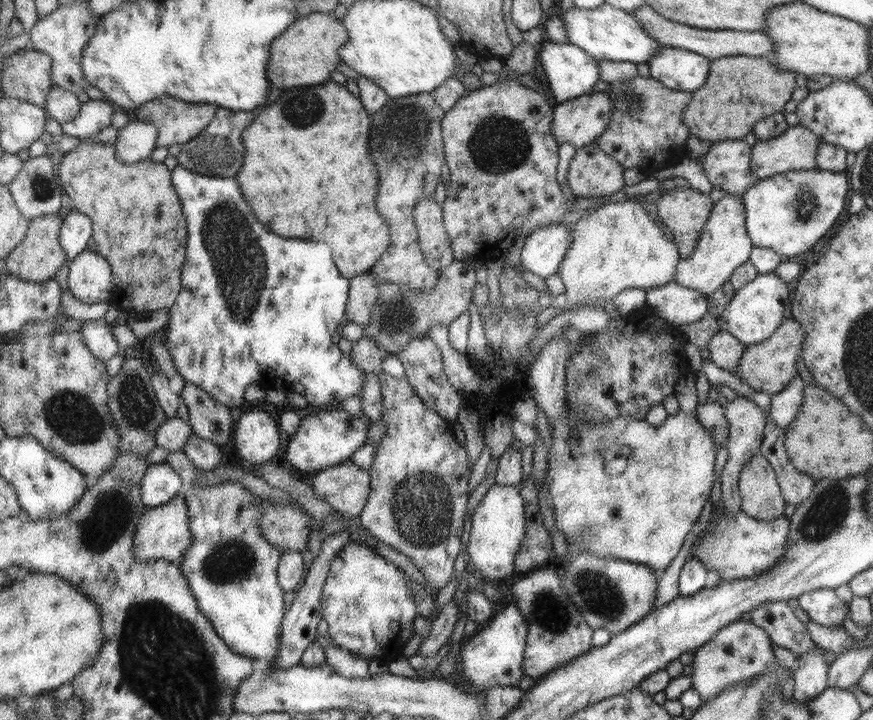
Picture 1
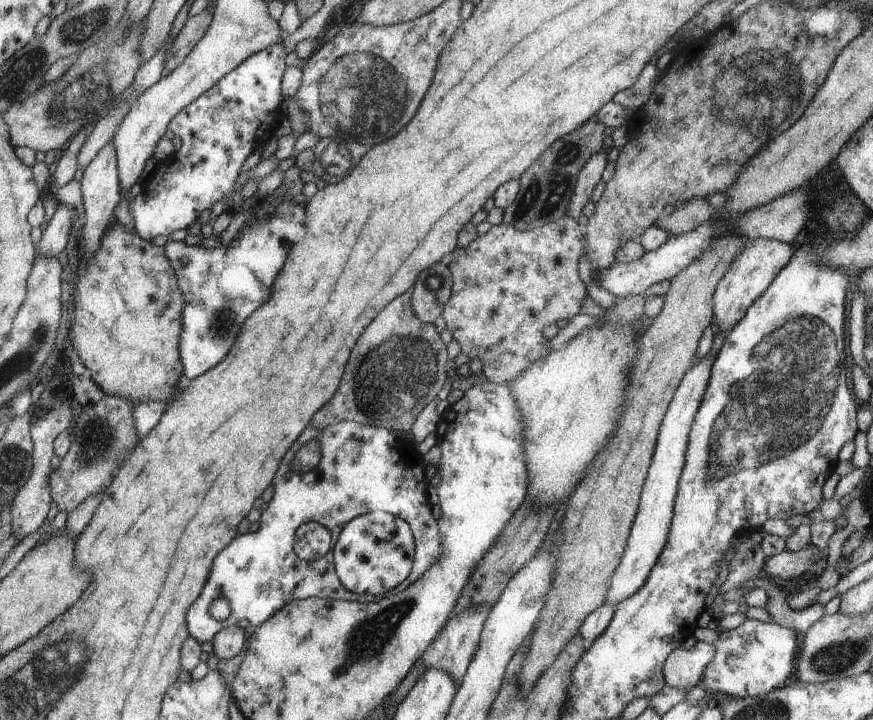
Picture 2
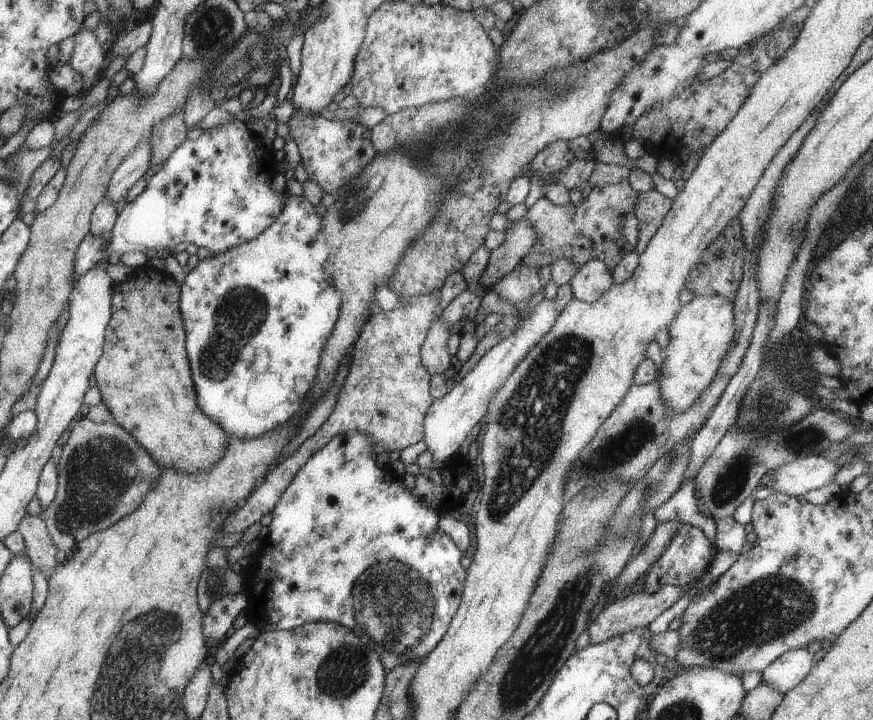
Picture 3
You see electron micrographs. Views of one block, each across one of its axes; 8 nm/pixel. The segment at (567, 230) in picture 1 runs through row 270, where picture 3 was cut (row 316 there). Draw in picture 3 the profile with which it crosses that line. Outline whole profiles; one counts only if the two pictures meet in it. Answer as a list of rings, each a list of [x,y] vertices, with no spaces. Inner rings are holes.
[[[542,299],[528,318],[522,317],[523,323],[519,329],[508,335],[486,354],[462,378],[458,379],[449,392],[439,399],[434,399],[425,416],[425,438],[427,450],[432,454],[433,462],[440,467],[446,465],[450,456],[459,453],[463,442],[470,436],[474,427],[487,414],[489,402],[500,390],[508,375],[518,366],[518,363],[540,342],[540,339],[552,328],[560,314],[554,308],[555,300]]]

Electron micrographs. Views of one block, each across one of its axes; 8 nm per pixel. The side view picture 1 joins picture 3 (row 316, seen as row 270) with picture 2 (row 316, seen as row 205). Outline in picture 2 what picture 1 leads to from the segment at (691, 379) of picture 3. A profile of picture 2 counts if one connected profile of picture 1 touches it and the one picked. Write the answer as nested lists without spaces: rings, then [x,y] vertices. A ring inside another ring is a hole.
[[[758,237],[746,241],[744,250],[730,264],[725,278],[717,284],[716,294],[713,296],[713,322],[710,324],[714,337],[720,332],[728,334],[745,318],[749,307],[768,290],[770,284],[777,278],[778,272],[790,263],[793,256],[794,248],[779,240]]]

